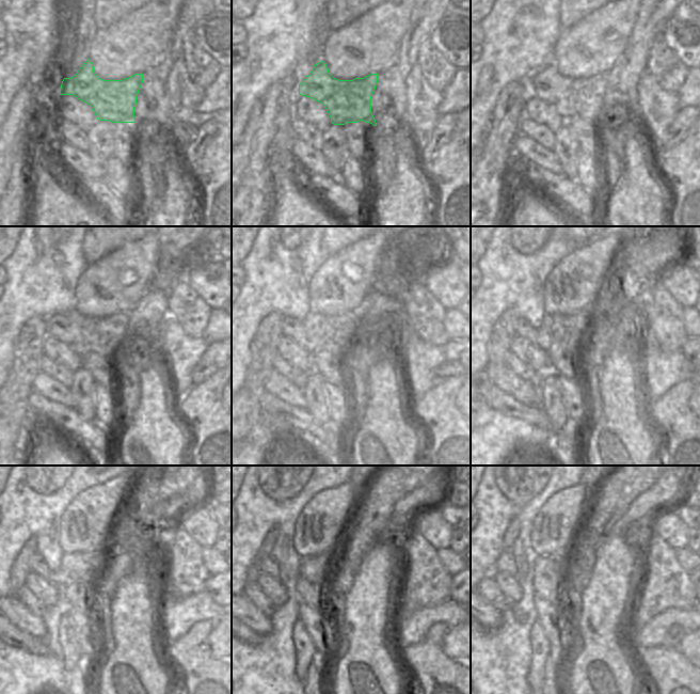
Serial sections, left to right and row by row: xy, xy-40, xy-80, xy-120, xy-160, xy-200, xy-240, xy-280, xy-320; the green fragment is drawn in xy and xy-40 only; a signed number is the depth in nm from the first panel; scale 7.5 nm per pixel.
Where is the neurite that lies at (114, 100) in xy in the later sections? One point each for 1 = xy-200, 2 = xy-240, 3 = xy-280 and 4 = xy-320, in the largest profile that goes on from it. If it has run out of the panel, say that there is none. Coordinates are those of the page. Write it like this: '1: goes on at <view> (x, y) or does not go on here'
1: goes on at xy-200 (573, 331)
2: goes on at xy-240 (89, 567)
3: goes on at xy-280 (320, 568)
4: goes on at xy-320 (505, 563)

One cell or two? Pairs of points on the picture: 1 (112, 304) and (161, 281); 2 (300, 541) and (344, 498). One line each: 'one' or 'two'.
1: two
2: one

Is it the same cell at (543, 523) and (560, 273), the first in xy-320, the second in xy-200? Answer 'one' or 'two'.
one

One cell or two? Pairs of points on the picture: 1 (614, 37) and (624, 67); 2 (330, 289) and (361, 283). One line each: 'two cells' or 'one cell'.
1: two cells
2: one cell

